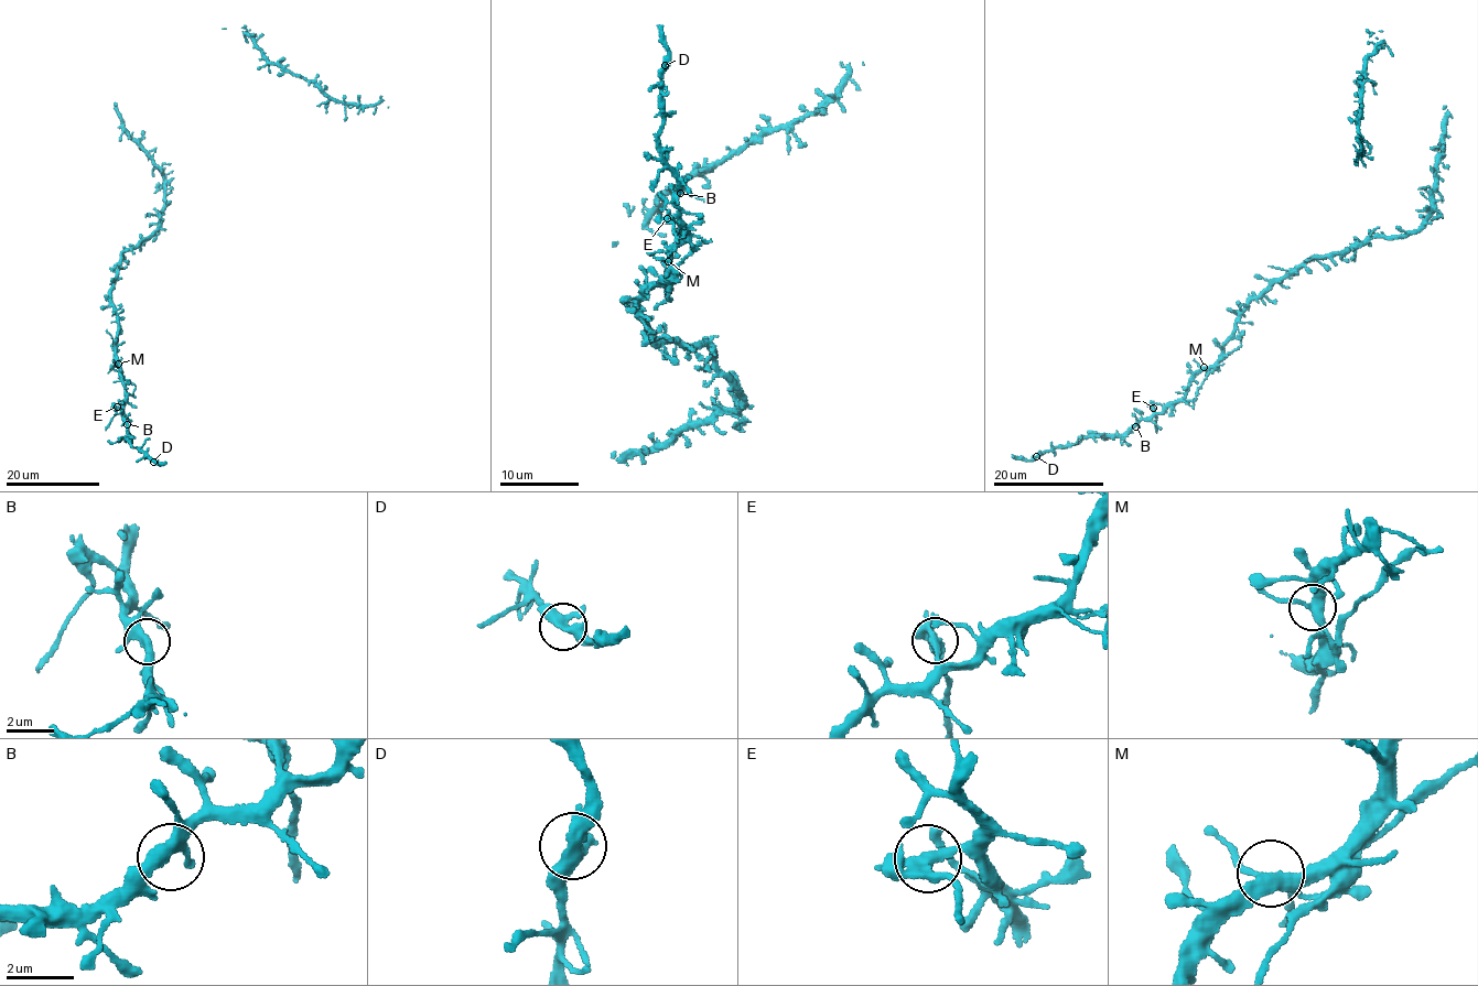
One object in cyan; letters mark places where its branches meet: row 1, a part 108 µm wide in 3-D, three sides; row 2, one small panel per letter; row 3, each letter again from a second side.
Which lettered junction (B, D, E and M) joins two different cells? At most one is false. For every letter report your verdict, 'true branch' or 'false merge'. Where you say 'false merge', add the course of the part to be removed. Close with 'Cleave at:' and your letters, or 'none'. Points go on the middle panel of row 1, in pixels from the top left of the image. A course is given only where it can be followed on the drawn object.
B: true branch
D: true branch
E: true branch
M: true branch
Cleave at: none

